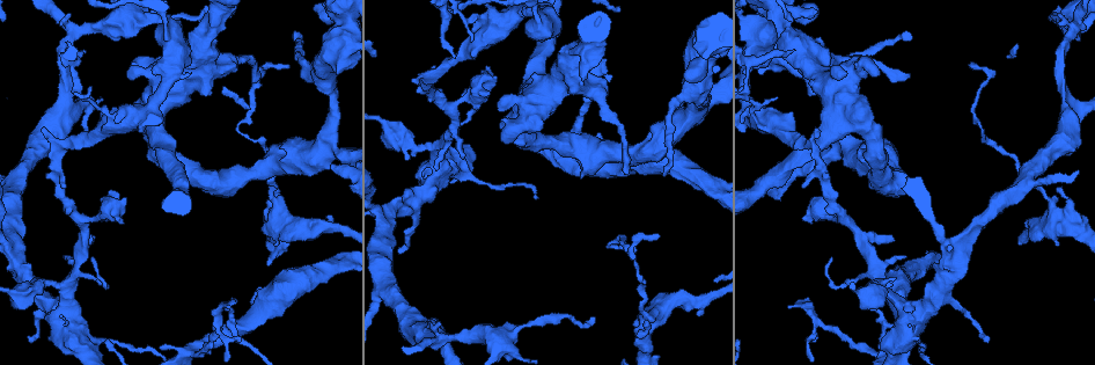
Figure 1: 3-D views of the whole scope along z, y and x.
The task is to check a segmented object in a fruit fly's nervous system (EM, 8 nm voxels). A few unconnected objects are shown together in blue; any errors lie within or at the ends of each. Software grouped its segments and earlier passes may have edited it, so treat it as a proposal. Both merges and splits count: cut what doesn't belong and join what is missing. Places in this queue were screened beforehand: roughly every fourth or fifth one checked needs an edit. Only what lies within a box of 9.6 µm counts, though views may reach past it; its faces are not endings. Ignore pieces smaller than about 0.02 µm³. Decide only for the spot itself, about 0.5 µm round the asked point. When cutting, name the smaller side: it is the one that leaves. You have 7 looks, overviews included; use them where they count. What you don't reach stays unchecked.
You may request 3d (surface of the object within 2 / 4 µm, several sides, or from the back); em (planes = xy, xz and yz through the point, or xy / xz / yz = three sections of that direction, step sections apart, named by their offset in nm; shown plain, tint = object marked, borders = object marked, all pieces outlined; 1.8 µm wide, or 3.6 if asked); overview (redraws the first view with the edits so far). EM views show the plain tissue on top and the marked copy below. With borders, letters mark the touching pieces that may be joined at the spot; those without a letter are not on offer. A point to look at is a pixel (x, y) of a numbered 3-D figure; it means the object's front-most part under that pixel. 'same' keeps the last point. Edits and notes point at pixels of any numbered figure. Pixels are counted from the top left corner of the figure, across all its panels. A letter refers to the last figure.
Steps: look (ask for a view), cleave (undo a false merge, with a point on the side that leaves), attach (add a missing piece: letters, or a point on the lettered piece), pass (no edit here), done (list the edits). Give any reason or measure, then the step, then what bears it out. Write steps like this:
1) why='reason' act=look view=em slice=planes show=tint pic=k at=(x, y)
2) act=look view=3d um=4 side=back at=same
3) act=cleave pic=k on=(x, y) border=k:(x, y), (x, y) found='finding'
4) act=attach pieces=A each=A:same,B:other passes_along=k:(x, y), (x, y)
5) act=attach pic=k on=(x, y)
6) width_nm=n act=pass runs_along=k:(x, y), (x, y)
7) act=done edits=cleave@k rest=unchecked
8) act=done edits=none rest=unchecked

why='free end' act=look view=em slice=xy step=16 show=tint pic=1 at=(230, 307)

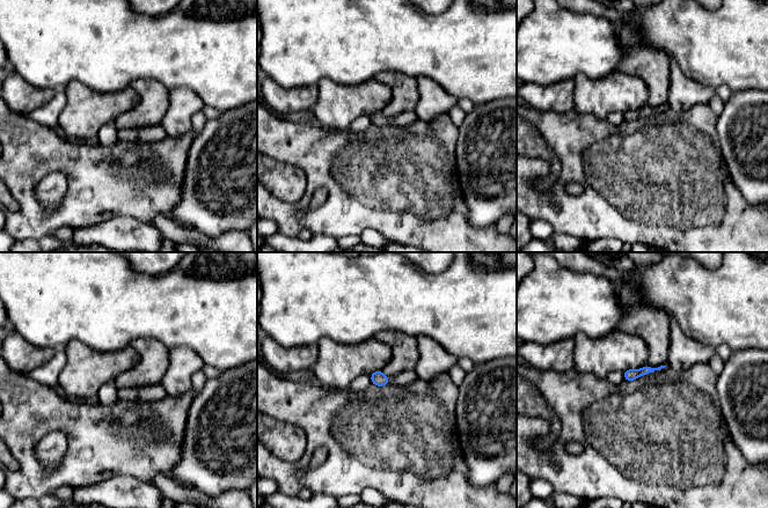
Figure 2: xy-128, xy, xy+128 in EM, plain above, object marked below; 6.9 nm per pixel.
why='another direction' act=look view=em slice=planes show=borders at=same

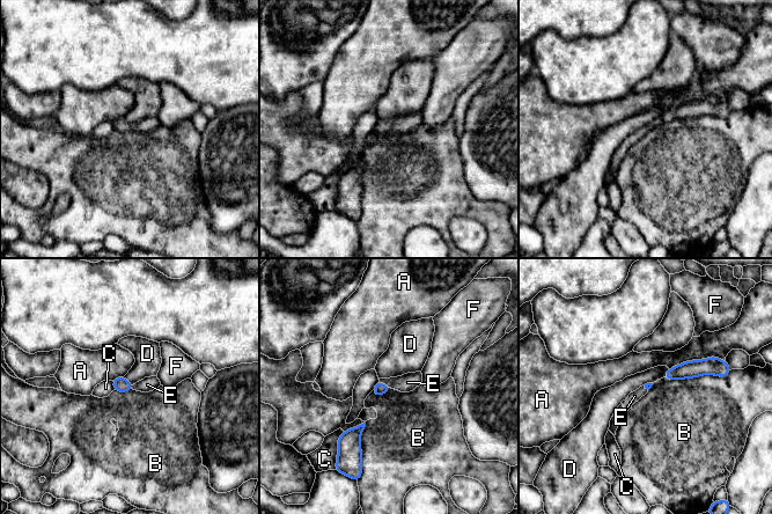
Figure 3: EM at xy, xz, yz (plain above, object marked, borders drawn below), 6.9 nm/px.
longest_contact=B:440nm act=attach pieces=E each=A:other,B:other,C:other,D:other,E:same,F:other found='the cell continues'

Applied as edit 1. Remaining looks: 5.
why='an open end' act=look view=em slice=planes show=borders pic=1 at=(657, 236)

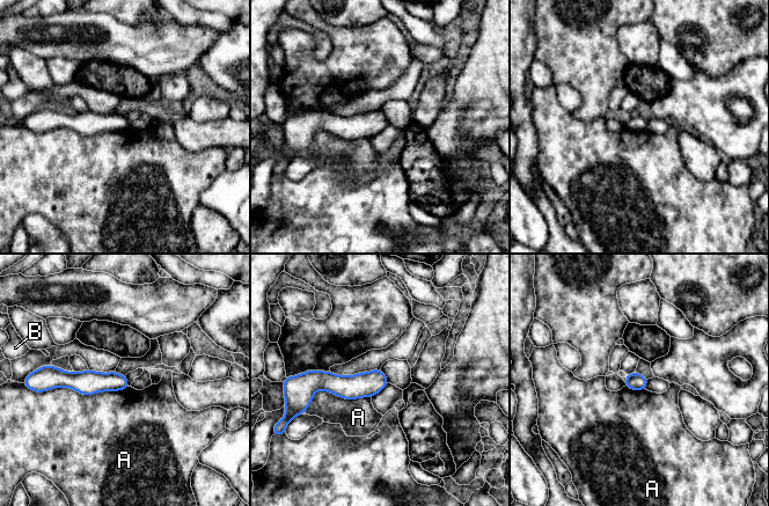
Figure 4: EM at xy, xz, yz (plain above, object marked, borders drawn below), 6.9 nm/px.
act=pass each=A:other,B:other runs_along=4:(51, 378), (124, 384) found='no lettered piece goes on from it'

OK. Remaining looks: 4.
why='an open end' act=look view=em um=3.6 slice=planes show=borders pic=1 at=(119, 195)

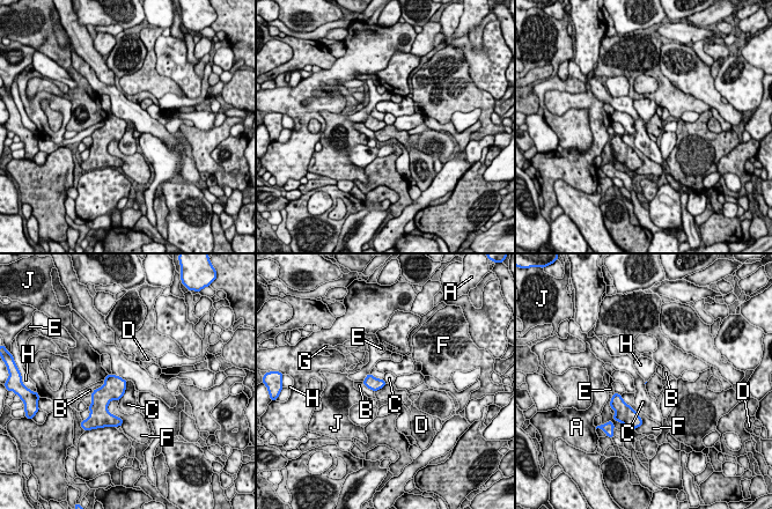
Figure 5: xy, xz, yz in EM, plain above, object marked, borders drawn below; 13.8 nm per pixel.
longest_contact=F:380nm act=pass each=A:other,B:other,C:other,D:other,E:other,F:other,G:other,H:other,J:other border=5:(126, 382), (126, 389), (118, 399) found='no lettered piece goes on from it'

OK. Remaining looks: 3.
act=done edits=attach@3 rest=unchecked

